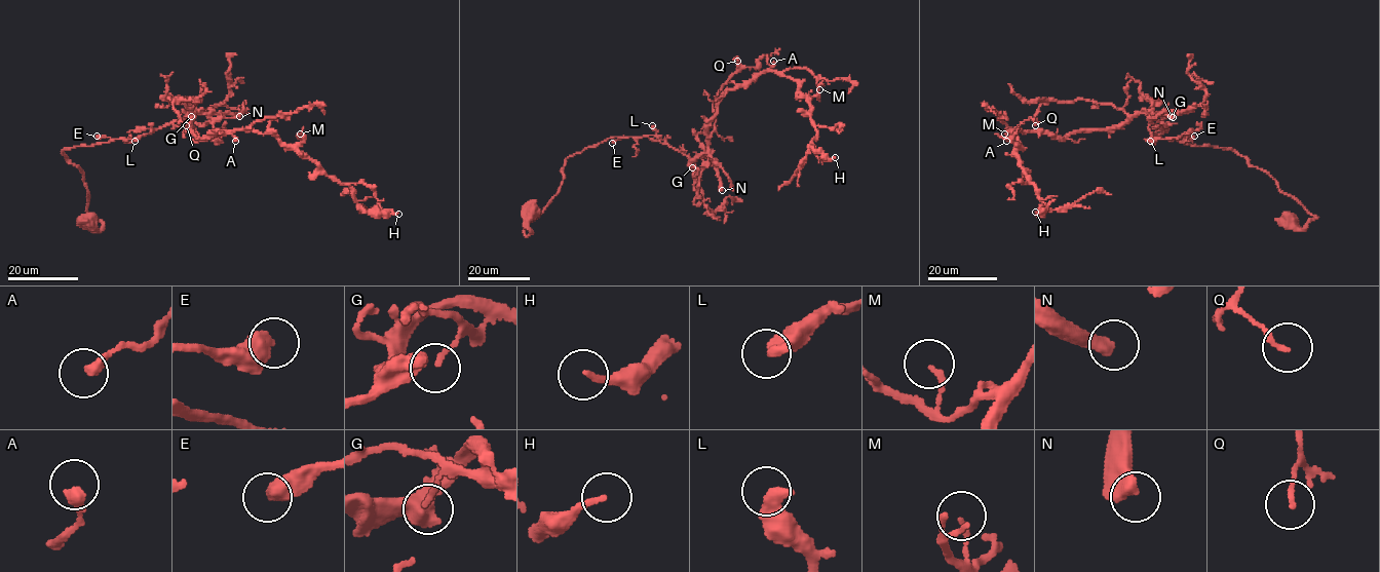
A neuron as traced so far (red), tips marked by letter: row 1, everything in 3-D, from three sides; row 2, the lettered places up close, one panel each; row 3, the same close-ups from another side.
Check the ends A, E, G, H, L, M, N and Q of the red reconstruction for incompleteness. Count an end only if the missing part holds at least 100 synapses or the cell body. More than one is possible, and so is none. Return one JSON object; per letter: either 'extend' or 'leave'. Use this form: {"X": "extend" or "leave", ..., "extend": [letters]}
{"A": "leave", "E": "leave", "G": "leave", "H": "leave", "L": "leave", "M": "leave", "N": "extend", "Q": "leave", "extend": ["N"]}

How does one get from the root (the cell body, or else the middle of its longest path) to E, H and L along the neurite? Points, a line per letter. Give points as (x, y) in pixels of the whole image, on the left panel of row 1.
E: (88, 221), (96, 230), (103, 225), (88, 217), (82, 173), (62, 153), (110, 141), (97, 136)
H: (88, 221), (103, 225), (63, 150), (139, 138), (193, 111), (200, 139), (271, 134), (367, 212), (398, 214)
L: (88, 221), (96, 230), (103, 225), (88, 217), (82, 173), (67, 160), (63, 150), (142, 136), (135, 141)

